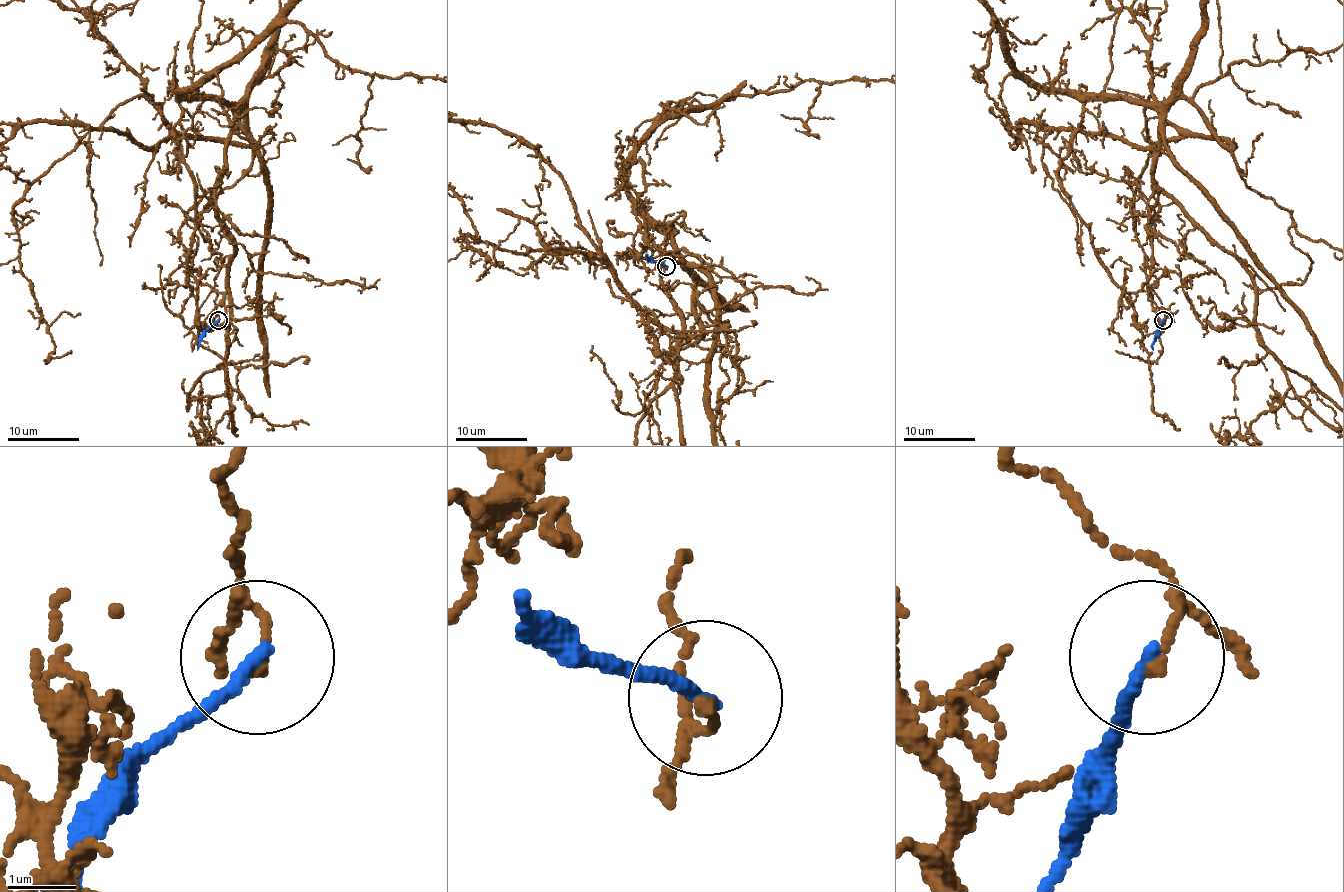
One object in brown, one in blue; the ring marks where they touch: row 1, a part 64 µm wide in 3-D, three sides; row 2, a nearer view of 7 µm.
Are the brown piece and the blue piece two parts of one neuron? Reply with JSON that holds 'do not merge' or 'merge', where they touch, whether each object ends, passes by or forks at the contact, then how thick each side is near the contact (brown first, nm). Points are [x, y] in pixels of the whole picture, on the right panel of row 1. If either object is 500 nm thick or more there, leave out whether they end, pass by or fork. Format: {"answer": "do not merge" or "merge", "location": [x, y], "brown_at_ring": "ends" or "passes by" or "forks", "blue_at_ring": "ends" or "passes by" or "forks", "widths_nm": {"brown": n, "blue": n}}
{"answer": "do not merge", "location": [1163, 320], "brown_at_ring": "ends", "blue_at_ring": "ends", "widths_nm": {"brown": 160, "blue": 200}}

